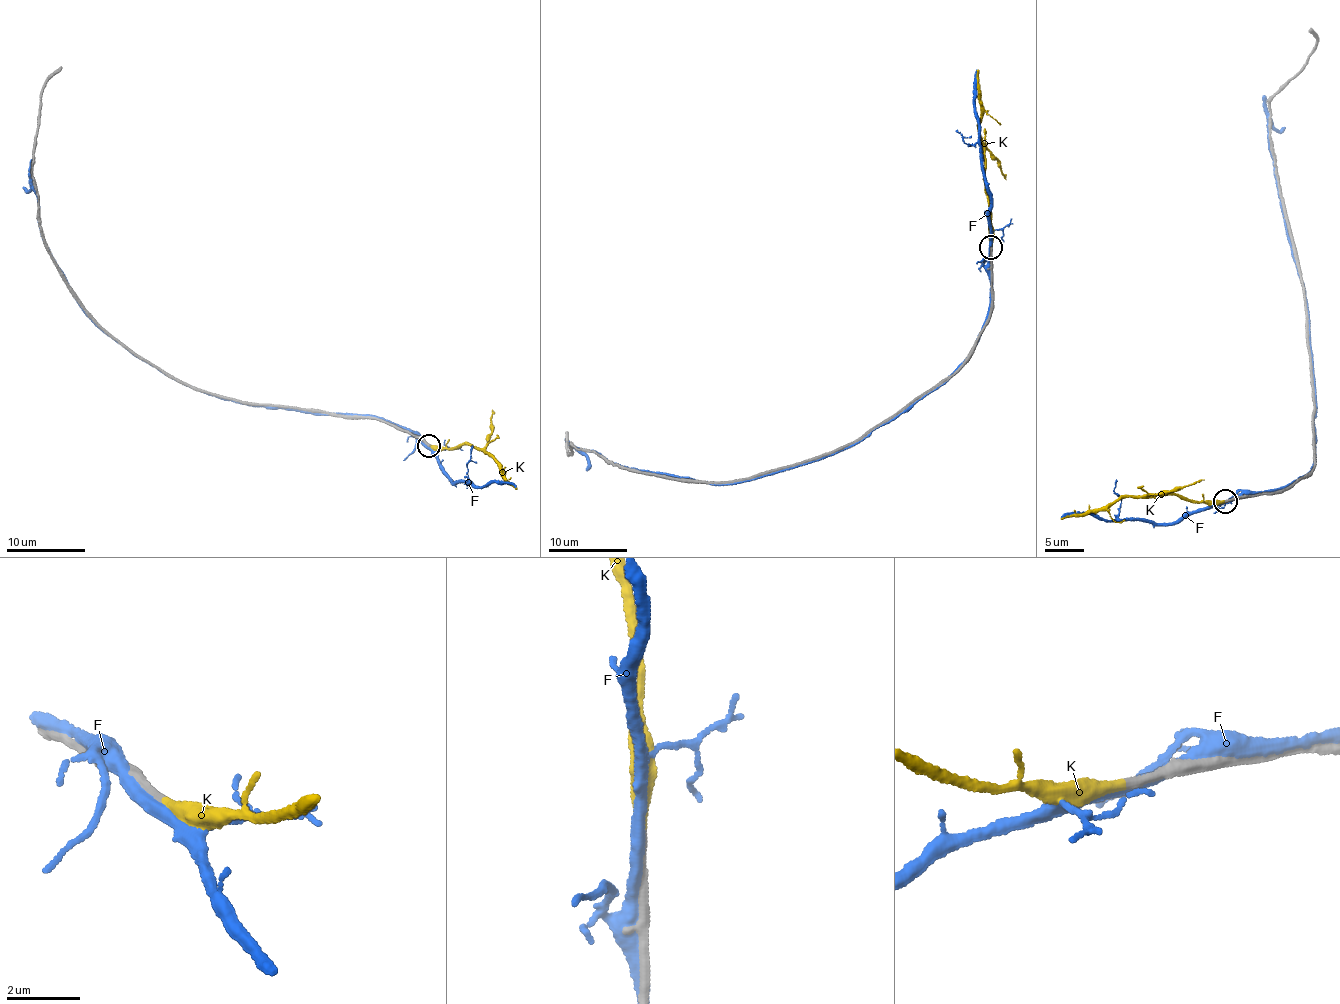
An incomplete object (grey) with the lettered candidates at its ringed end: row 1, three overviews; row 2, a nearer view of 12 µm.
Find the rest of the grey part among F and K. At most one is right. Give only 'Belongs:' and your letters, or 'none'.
Belongs: K

